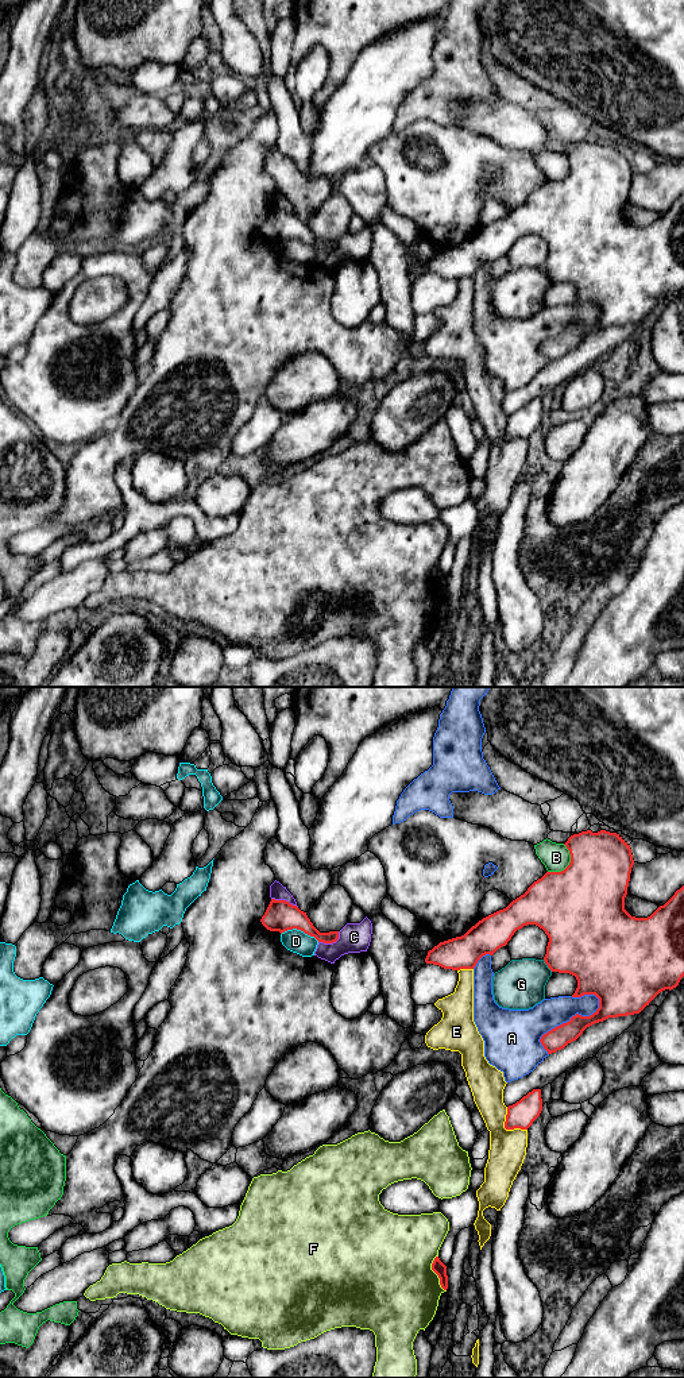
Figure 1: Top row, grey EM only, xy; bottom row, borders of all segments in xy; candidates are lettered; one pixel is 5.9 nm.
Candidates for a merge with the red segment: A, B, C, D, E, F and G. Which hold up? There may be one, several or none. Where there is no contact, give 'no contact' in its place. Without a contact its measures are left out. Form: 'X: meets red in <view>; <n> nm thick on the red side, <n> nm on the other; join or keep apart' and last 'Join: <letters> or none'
A: meets red in xy; 140 nm thick on the red side, 200 nm on the other; keep apart
B: meets red in xy; 480 nm thick on the red side, 170 nm on the other; keep apart
C: meets red in xy; 120 nm thick on the red side, 180 nm on the other; keep apart
D: meets red in xy; 180 nm thick on the red side, 140 nm on the other; keep apart
E: meets red in xy; 160 nm thick on the red side, 220 nm on the other; keep apart
F: meets red in xy; 80 nm thick on the red side, 480 nm on the other; keep apart
G: meets red in xy; 400 nm thick on the red side, 280 nm on the other; keep apart
Join: none

